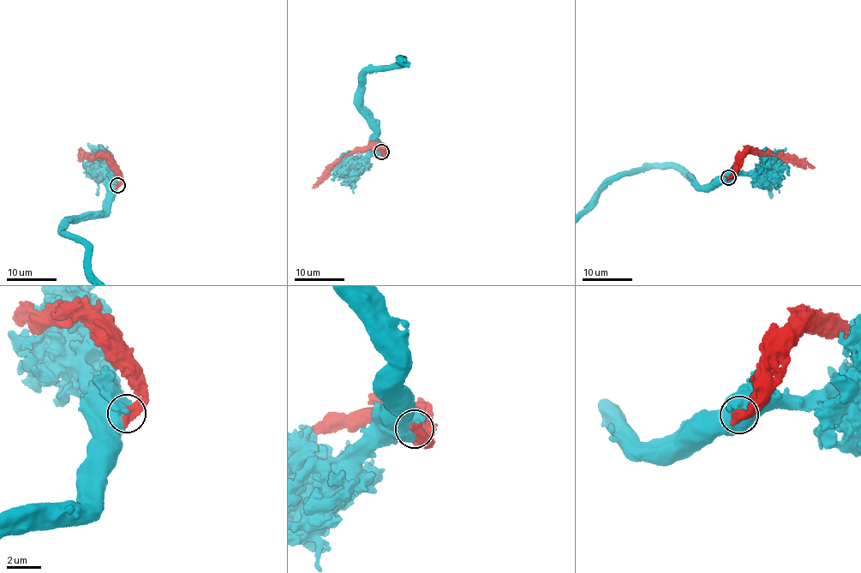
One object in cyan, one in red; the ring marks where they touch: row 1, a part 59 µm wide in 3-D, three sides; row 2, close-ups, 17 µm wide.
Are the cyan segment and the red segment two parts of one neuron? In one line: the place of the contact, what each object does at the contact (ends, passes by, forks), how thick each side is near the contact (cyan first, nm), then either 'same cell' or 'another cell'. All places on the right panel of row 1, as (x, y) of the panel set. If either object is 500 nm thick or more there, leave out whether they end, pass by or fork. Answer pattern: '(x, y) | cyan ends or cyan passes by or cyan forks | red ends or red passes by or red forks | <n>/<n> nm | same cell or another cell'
(728, 177) | 950/550 nm | another cell

